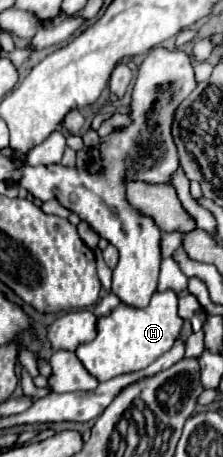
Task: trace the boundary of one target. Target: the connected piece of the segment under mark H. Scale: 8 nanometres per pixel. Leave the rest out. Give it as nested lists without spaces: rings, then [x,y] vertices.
[[[156,291],[152,301],[144,309],[128,307],[120,303],[110,315],[98,319],[98,335],[92,343],[84,343],[76,349],[82,365],[98,381],[108,381],[112,377],[134,373],[146,369],[160,355],[172,349],[174,341],[180,337],[184,321],[178,315],[178,297],[174,291]]]

